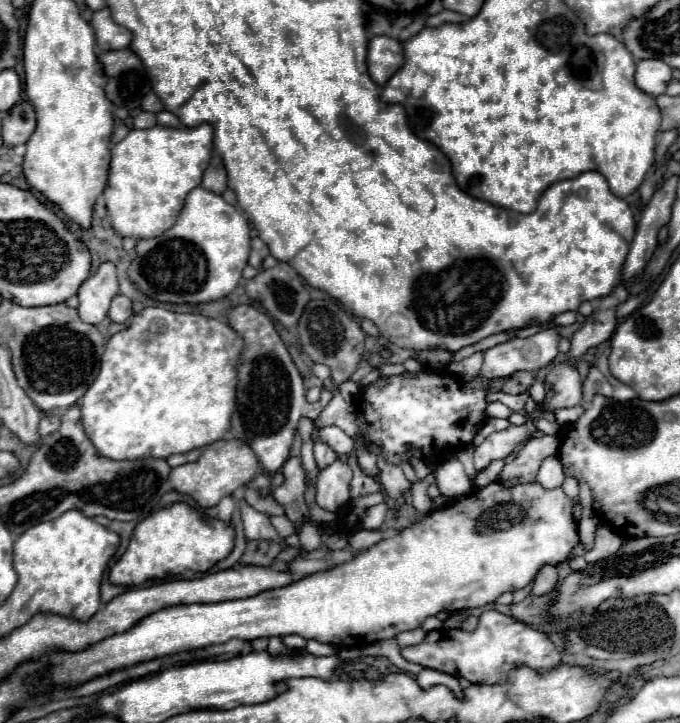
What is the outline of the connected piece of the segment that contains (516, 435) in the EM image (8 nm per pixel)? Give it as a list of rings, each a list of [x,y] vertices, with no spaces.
[[[525,414],[525,416],[527,416],[525,424],[521,424],[521,426],[511,424],[509,428],[505,428],[501,432],[493,432],[483,440],[483,444],[479,444],[475,448],[473,462],[475,462],[477,472],[487,468],[493,460],[503,460],[517,444],[521,444],[525,440],[525,434],[531,434],[537,430],[535,416],[531,416],[531,414]]]

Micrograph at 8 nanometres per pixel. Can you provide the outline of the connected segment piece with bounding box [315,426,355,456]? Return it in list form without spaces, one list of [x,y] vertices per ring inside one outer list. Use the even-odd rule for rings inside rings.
[[[329,426],[329,428],[321,428],[315,432],[317,438],[321,438],[323,442],[327,442],[339,456],[345,456],[349,454],[351,450],[355,450],[355,442],[351,436],[347,436],[341,428],[335,428],[335,426]]]

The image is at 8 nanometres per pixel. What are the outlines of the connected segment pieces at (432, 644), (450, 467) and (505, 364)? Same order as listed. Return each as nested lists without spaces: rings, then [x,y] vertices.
[[[487,610],[479,616],[475,632],[465,632],[461,628],[433,630],[421,644],[403,648],[401,654],[409,662],[467,678],[471,684],[505,684],[509,672],[519,666],[527,666],[535,672],[549,672],[561,662],[561,654],[545,634],[495,610]]]
[[[457,458],[443,462],[435,470],[435,484],[441,490],[441,494],[447,496],[449,500],[461,500],[469,496],[473,490],[473,482],[465,474],[463,464]]]
[[[581,322],[569,324],[569,326],[559,326],[559,328],[549,328],[549,330],[541,330],[533,336],[527,338],[513,338],[505,344],[497,344],[493,348],[489,348],[483,356],[483,368],[481,368],[481,378],[485,380],[493,380],[493,378],[501,378],[501,376],[511,376],[517,370],[539,370],[543,366],[549,366],[555,360],[555,352],[557,352],[557,344],[561,338],[571,338],[577,330],[581,328]]]

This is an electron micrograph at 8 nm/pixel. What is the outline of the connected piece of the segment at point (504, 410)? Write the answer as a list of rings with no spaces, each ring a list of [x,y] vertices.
[[[493,402],[493,404],[489,404],[485,408],[485,414],[491,416],[491,418],[507,418],[511,414],[511,410],[505,404],[501,404],[501,402]]]

